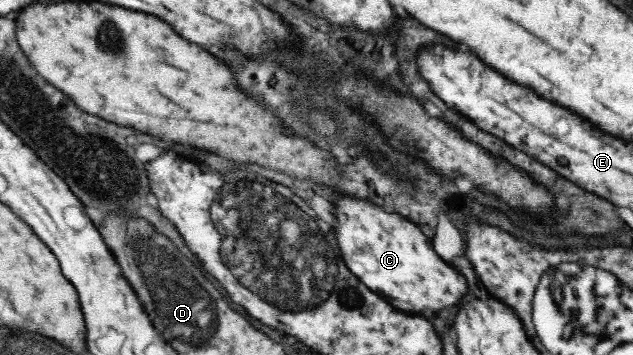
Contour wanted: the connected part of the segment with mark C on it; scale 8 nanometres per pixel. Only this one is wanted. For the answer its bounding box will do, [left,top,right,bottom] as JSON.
[334,197,466,313]

